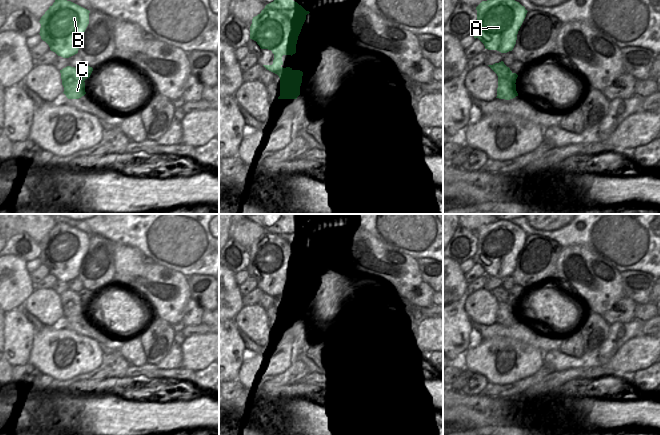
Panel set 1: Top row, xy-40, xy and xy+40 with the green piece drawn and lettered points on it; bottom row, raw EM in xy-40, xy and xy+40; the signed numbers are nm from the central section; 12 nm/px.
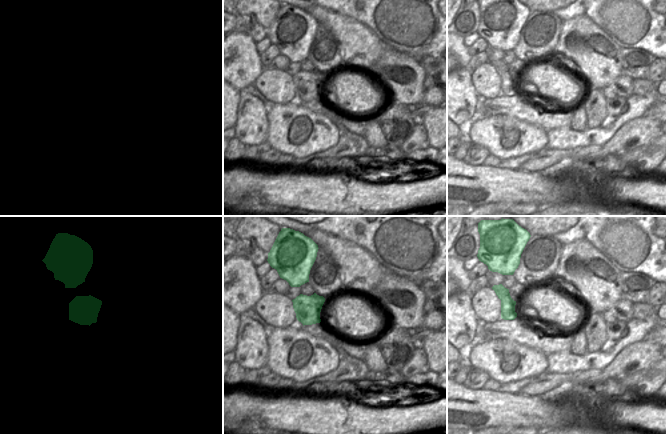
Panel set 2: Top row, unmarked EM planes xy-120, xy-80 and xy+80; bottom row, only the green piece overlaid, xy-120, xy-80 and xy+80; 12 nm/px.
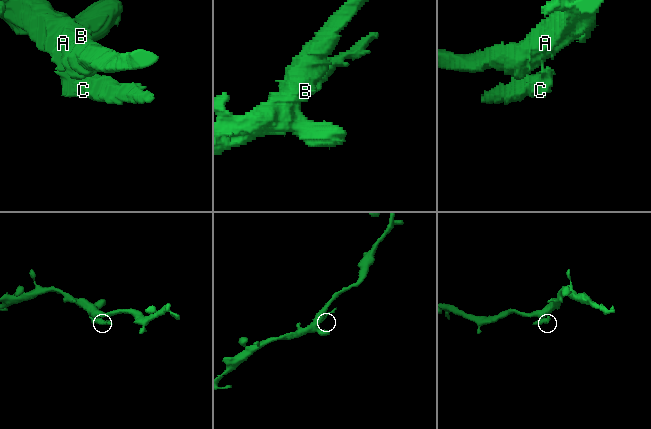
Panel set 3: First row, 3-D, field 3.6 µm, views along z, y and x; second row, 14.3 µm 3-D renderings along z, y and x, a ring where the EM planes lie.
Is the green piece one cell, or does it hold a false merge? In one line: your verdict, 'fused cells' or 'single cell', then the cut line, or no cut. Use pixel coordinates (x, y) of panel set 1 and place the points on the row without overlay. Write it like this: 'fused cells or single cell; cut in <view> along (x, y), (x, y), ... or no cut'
single cell; no cut

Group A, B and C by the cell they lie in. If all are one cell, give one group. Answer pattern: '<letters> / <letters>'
A B C

